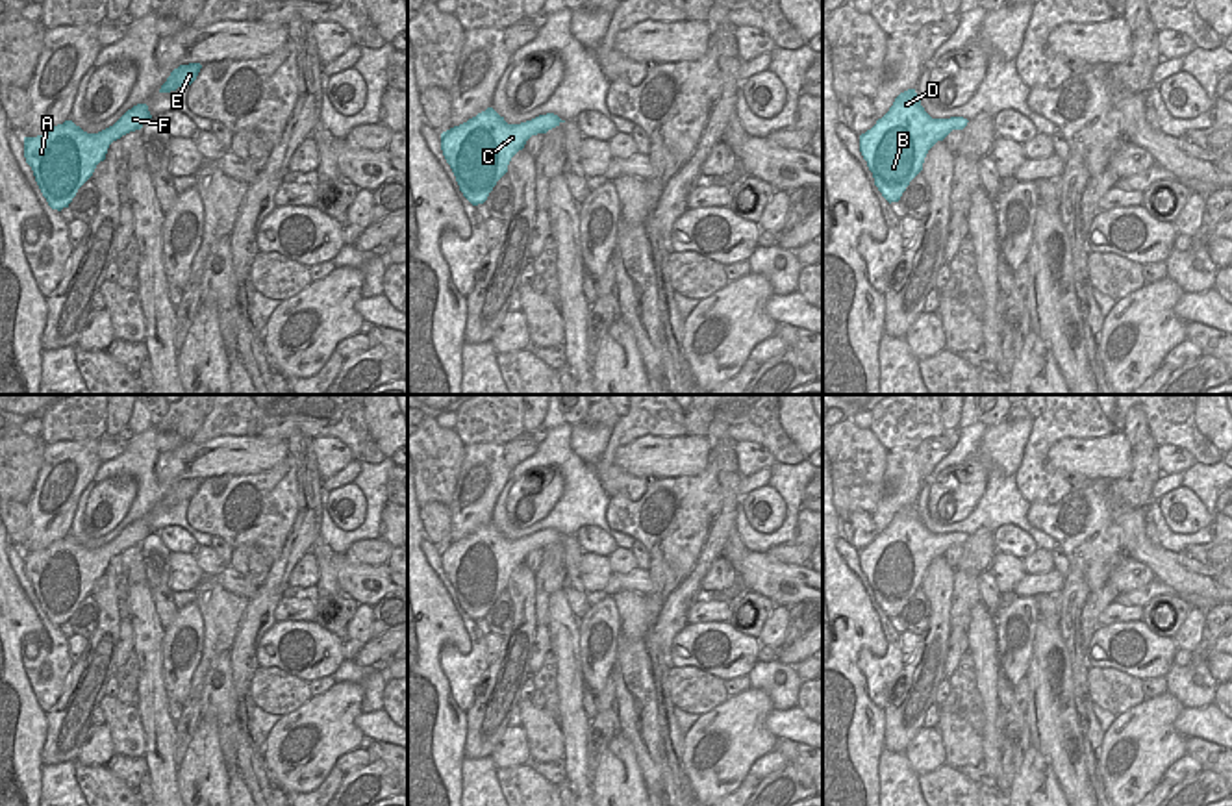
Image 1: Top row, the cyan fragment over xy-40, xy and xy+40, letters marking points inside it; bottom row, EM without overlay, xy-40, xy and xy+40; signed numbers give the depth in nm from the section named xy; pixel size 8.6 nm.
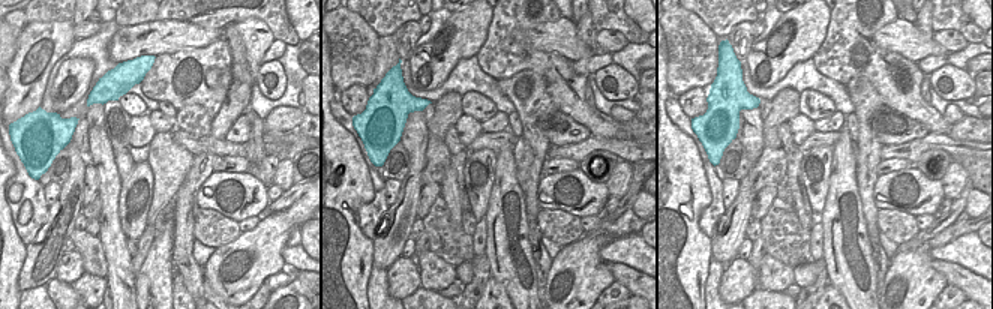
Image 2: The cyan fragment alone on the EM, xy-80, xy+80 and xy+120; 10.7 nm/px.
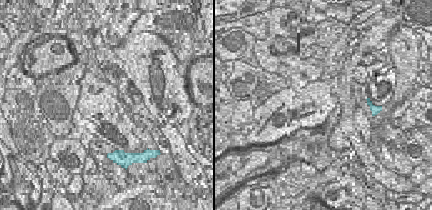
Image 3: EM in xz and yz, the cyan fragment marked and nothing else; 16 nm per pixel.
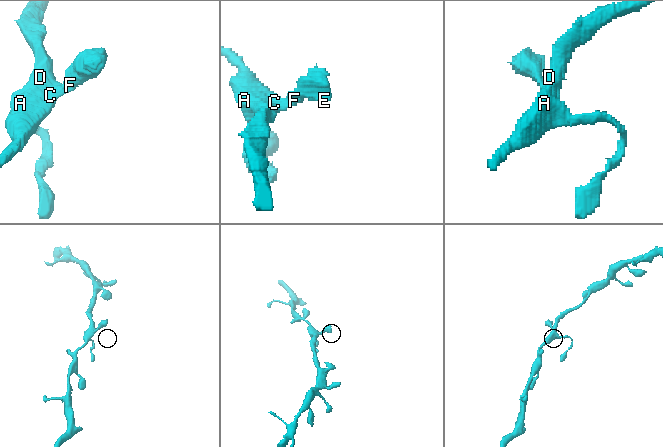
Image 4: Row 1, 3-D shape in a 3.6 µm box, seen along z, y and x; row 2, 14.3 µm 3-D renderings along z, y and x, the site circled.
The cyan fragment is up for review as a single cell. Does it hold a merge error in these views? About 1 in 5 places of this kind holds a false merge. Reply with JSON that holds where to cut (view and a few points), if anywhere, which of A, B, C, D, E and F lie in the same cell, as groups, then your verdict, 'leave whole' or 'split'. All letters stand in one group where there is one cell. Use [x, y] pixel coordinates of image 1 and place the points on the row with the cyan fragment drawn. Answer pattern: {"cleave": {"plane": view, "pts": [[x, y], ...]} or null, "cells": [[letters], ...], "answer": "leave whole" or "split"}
{"cleave": null, "cells": [["A", "B", "C", "D", "E", "F"]], "answer": "leave whole"}

